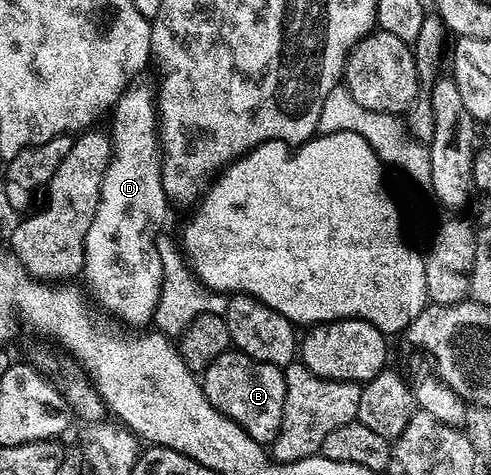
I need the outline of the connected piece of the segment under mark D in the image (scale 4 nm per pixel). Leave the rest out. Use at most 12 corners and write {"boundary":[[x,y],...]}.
{"boundary":[[128,87],[85,234],[82,279],[107,312],[152,323],[155,224],[157,106]]}

